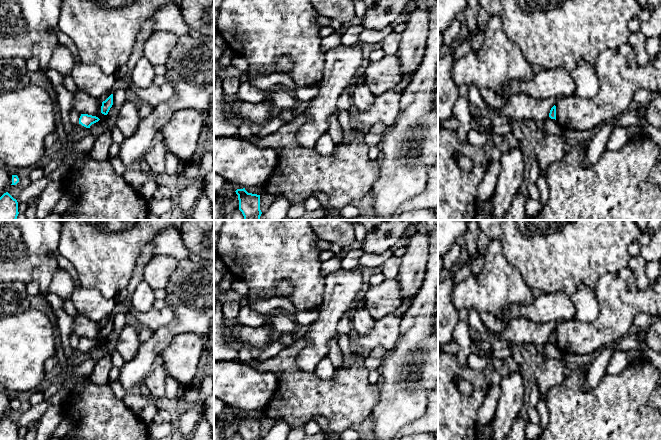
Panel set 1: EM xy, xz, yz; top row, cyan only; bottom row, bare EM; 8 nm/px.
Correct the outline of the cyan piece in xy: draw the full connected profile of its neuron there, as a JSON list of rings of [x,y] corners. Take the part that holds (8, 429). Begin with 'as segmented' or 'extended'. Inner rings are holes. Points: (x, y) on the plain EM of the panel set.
as segmented; [[[8,416],[0,421],[0,440],[18,440],[18,426]]]

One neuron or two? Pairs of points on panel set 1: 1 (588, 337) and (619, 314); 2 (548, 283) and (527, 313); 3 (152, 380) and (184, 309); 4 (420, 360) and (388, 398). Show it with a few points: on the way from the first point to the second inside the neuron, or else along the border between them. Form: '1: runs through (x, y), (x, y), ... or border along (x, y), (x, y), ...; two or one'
1: runs through (596, 335), (611, 322); one
2: border along (541, 292), (565, 293); two
3: border along (153, 366), (142, 382); two
4: runs through (411, 369), (407, 373), (404, 382), (397, 389); one

